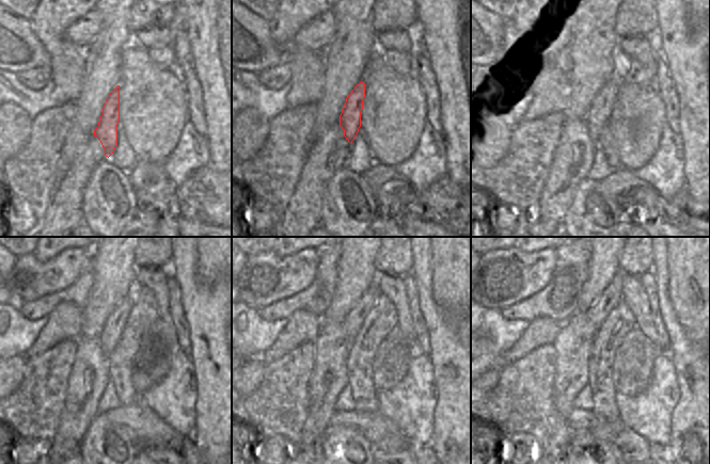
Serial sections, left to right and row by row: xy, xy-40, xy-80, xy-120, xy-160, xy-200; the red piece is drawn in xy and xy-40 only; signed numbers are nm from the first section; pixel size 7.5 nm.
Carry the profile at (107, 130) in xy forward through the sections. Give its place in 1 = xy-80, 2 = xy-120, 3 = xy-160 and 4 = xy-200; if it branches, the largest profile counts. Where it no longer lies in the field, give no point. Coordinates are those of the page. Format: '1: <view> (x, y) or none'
1: xy-80 (599, 113)
2: xy-120 (126, 310)
3: xy-160 (364, 310)
4: xy-200 (601, 312)

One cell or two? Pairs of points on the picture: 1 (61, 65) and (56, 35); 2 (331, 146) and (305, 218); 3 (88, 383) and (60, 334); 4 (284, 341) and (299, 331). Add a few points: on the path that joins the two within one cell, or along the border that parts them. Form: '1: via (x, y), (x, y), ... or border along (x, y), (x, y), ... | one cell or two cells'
1: via (61, 58), (61, 51), (56, 43) | one cell
2: via (321, 164), (313, 179), (306, 200) | one cell
3: border along (80, 335), (76, 339) | two cells
4: via (287, 340), (296, 333) | one cell

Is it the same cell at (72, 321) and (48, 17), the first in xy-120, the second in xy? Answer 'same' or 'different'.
same

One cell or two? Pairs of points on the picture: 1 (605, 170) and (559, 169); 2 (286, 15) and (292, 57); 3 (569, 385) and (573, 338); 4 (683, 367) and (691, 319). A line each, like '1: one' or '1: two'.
1: two
2: one
3: one
4: two

